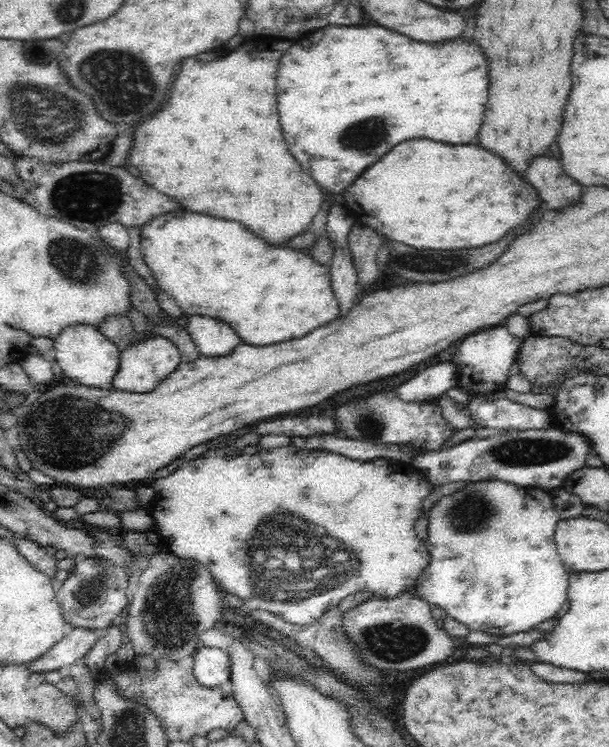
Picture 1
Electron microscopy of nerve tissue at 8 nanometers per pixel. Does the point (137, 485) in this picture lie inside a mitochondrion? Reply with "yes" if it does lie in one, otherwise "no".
no

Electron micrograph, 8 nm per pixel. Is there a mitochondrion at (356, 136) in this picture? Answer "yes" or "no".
yes

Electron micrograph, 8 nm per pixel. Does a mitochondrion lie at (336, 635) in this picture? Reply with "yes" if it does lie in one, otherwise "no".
yes

